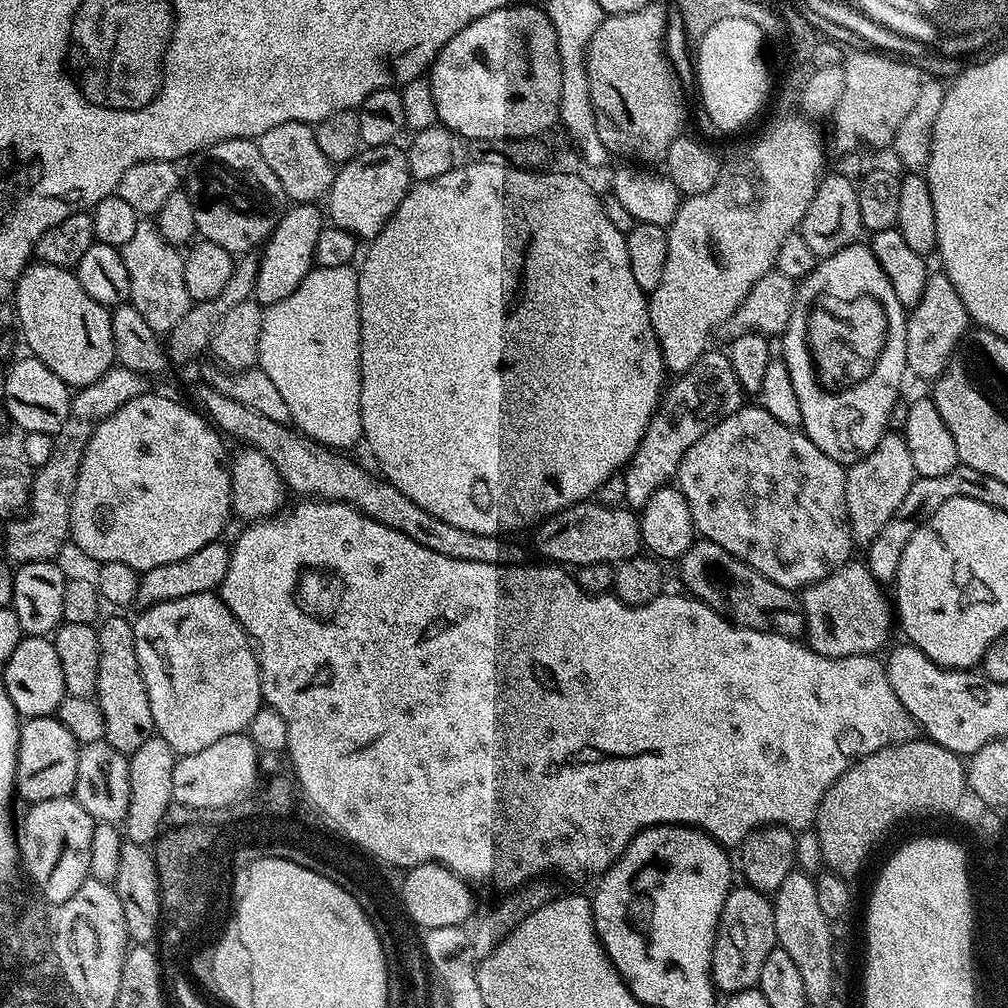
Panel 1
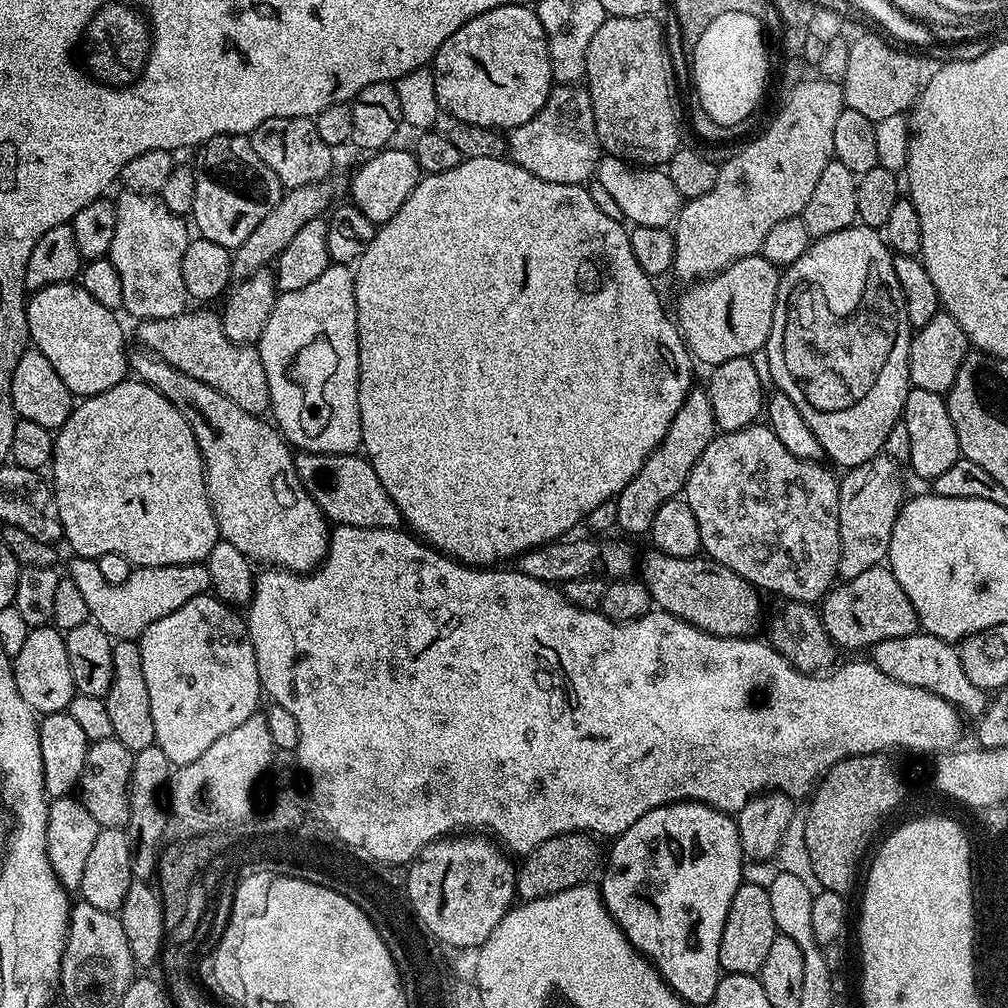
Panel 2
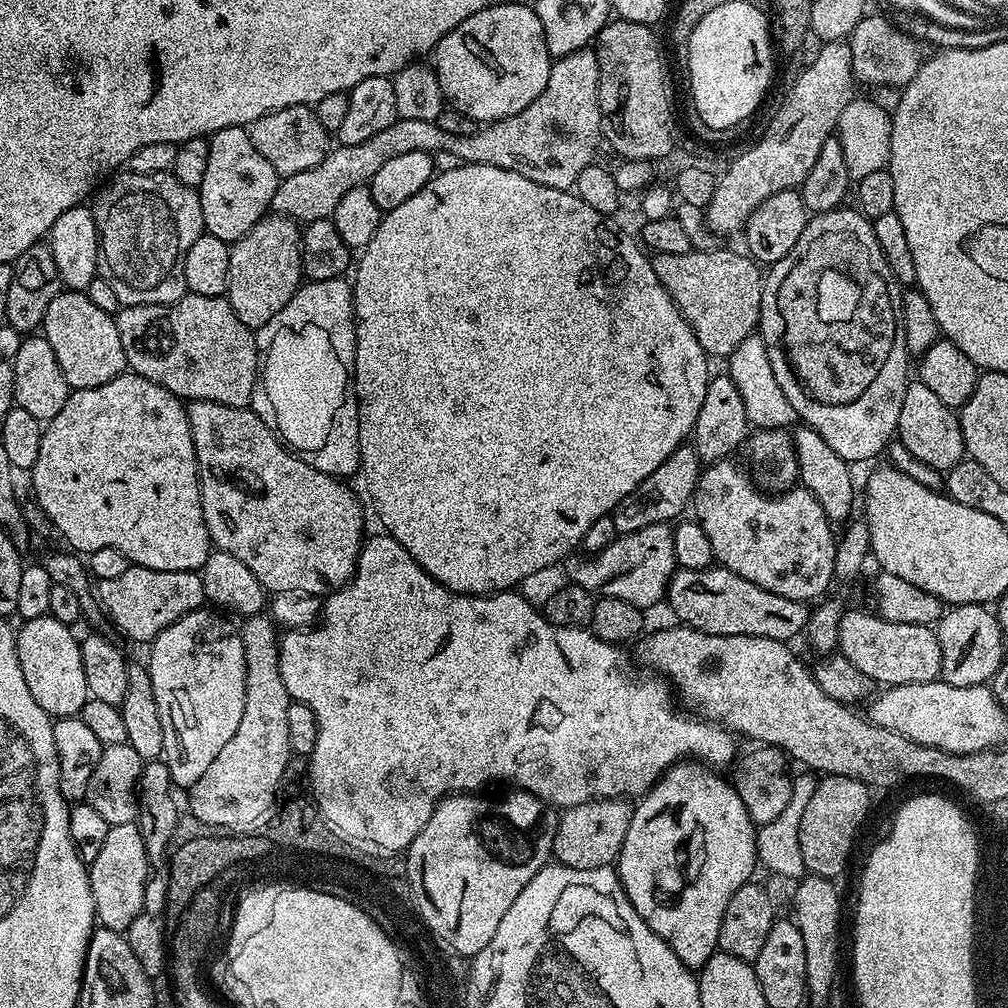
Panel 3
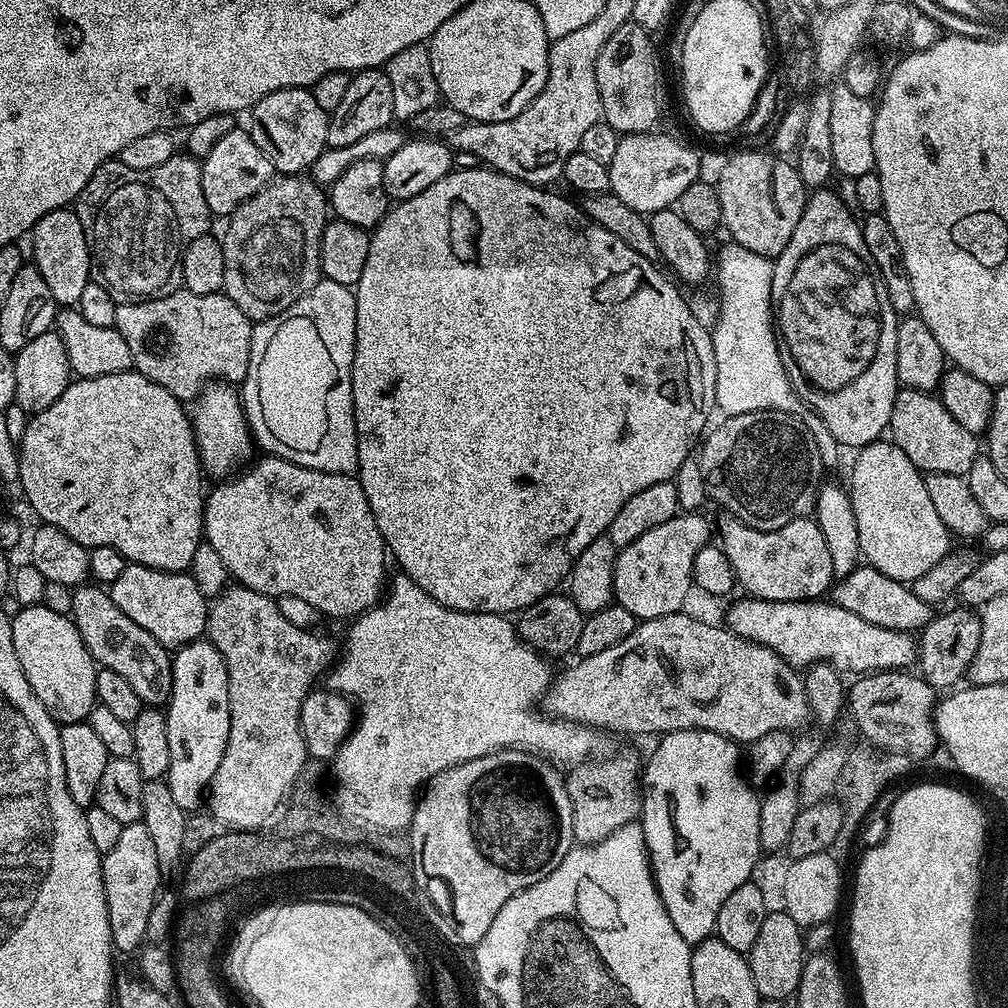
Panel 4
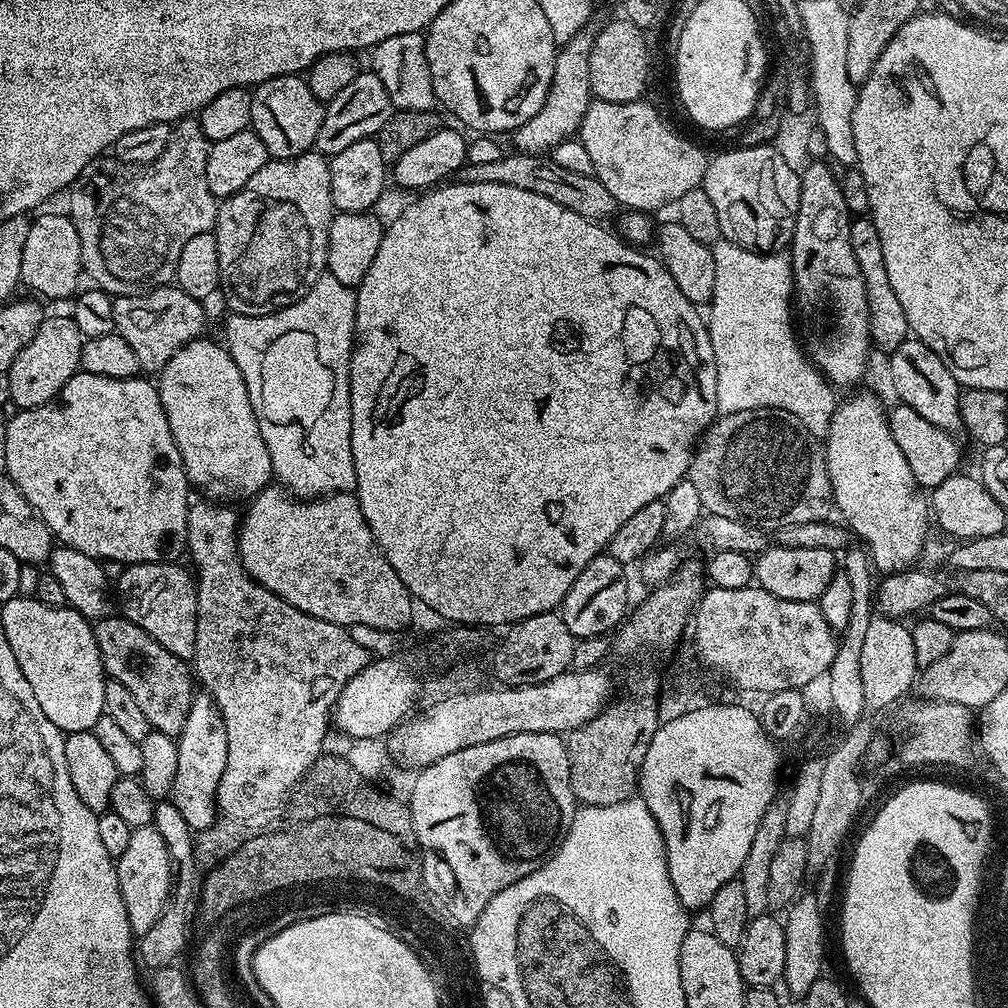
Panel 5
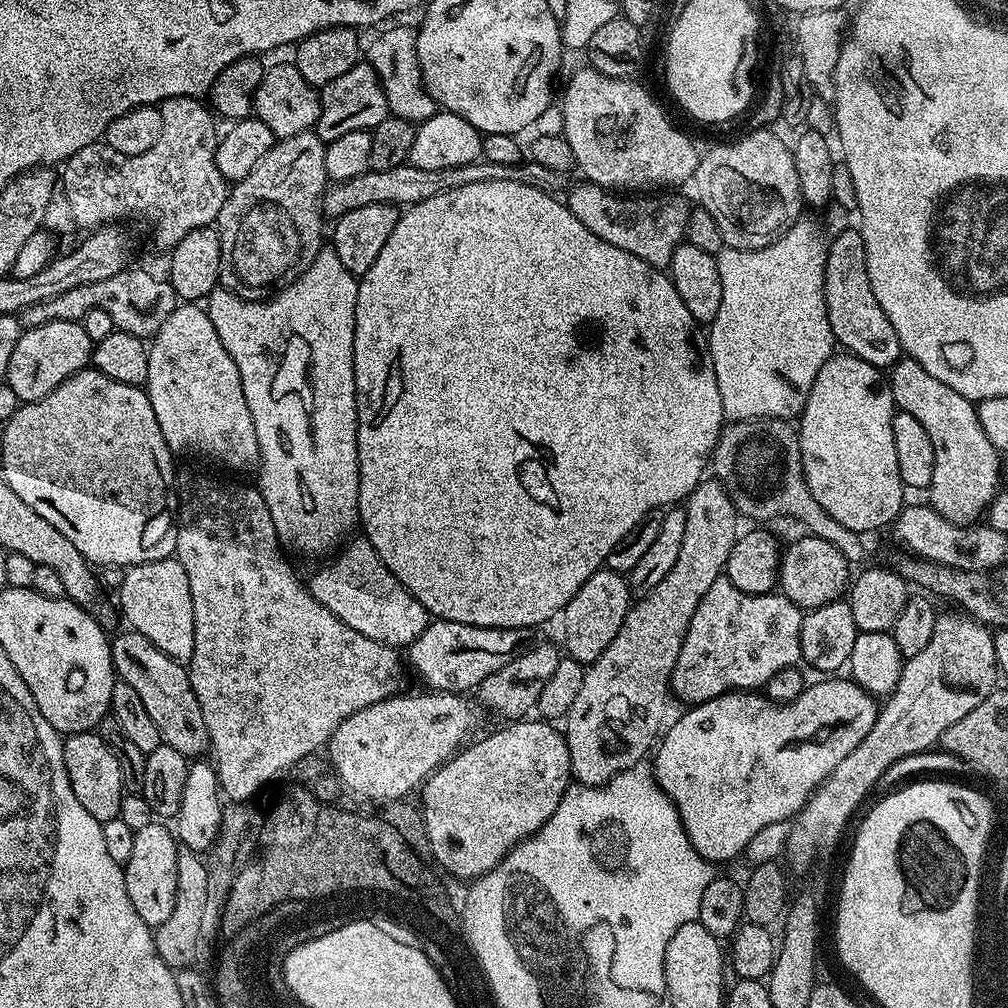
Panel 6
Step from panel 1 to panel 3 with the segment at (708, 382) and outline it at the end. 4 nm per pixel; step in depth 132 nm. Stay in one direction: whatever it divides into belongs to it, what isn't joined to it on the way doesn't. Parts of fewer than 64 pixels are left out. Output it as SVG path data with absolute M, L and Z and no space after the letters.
M688 442L681 444L674 454L670 454L670 458L666 458L666 462L662 462L662 466L658 466L658 470L654 470L654 474L642 478L642 482L638 482L638 486L634 486L634 490L630 490L630 494L626 494L626 498L622 498L622 502L612 509L610 514L617 533L642 530L642 526L667 524L683 517L684 507L687 509L691 505L696 494L701 471L702 462L695 447Z

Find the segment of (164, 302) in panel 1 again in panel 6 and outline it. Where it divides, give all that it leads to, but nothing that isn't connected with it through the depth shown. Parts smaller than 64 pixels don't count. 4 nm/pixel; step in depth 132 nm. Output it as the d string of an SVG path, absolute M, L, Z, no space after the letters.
M188 96L166 98L158 107L162 114L162 138L158 138L146 154L127 156L109 151L108 156L103 156L97 150L83 148L67 160L64 176L62 172L62 192L64 188L72 220L78 227L95 230L109 222L124 222L127 216L149 216L156 223L157 246L171 250L190 230L207 228L215 221L230 191L229 181L222 178L216 165L217 117L207 103Z

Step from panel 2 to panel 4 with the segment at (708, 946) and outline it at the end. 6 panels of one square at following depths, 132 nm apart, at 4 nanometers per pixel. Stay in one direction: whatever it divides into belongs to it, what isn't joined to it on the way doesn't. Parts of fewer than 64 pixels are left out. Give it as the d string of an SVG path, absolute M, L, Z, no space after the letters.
M697 728L665 732L657 740L660 741L652 757L642 768L643 792L638 823L648 847L652 879L666 906L666 914L670 914L674 930L678 930L688 944L695 946L715 933L722 902L726 902L738 886L752 880L752 872L762 857L759 840L761 797L740 773L742 752L735 740Z

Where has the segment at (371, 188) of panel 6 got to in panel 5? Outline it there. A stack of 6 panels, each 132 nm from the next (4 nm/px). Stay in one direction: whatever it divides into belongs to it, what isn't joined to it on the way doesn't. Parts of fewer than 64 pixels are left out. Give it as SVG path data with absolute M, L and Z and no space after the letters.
M509 151L498 162L465 163L458 173L461 184L481 184L494 182L502 186L518 186L518 190L531 190L534 194L542 194L542 198L551 198L558 206L566 206L566 210L574 210L574 214L582 214L582 218L597 222L607 221L607 216L615 217L618 205L614 194L602 186L602 182L594 174L577 174L558 166L547 155L530 152Z

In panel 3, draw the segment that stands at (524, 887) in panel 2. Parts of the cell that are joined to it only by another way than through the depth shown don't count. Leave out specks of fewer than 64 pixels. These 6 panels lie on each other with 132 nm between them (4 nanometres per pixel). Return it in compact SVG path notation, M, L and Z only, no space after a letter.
M624 798L587 800L585 804L563 809L552 847L555 863L574 870L594 870L615 865L626 830L630 830L632 809L633 805Z

